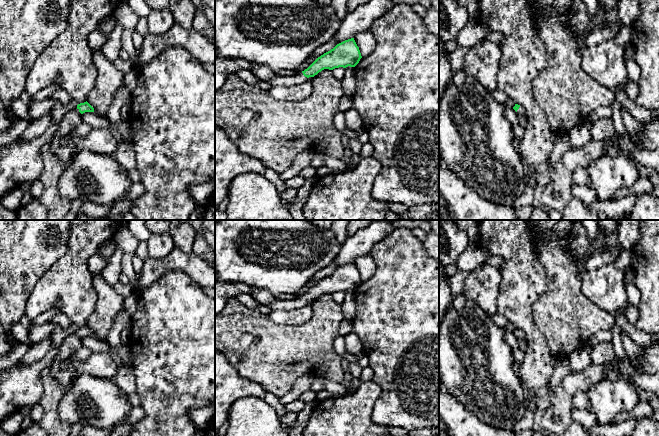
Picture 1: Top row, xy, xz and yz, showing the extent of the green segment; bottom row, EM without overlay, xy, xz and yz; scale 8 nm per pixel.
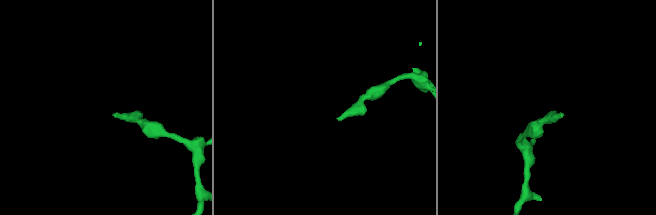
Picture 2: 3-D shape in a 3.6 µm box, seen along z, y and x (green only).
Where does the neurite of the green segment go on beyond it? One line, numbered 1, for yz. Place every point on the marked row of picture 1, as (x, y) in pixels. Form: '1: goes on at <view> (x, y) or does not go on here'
1: goes on at yz (521, 111)

